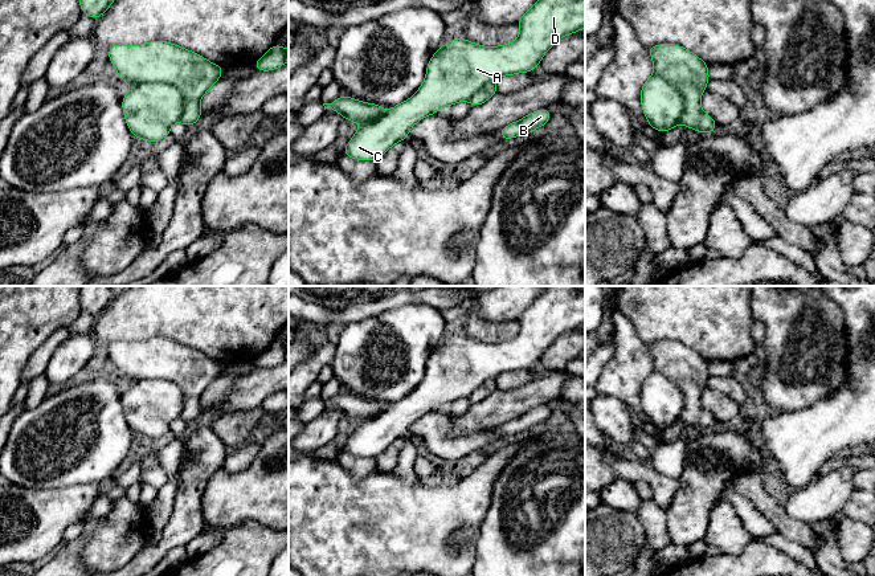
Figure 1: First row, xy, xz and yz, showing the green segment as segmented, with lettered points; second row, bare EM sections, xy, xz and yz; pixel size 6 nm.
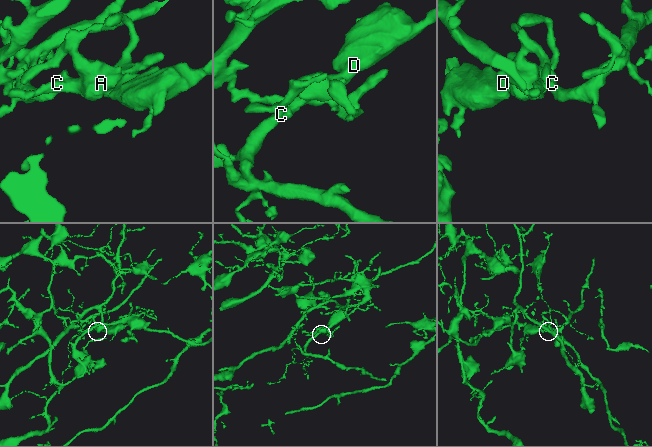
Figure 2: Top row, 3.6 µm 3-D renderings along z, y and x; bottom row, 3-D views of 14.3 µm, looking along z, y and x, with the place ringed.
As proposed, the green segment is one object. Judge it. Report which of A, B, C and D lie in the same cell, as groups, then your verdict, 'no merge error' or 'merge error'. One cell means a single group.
groups A C D / B; merge error

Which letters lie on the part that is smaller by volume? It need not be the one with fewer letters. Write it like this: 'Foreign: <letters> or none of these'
Foreign: A, C, D

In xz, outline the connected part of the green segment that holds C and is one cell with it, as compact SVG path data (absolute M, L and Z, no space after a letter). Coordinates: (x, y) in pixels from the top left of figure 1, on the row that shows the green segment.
M537 0L519 20L519 37L506 45L484 46L470 40L454 38L434 52L418 90L376 120L359 127L343 150L353 160L376 162L396 143L409 136L410 128L422 118L455 103L470 101L487 82L504 75L530 73L536 69L545 53L568 34L585 28L585 0Z

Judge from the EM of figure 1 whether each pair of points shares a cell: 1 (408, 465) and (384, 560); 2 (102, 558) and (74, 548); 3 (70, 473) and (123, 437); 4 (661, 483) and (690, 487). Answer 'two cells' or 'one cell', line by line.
1: two cells
2: two cells
3: one cell
4: two cells

